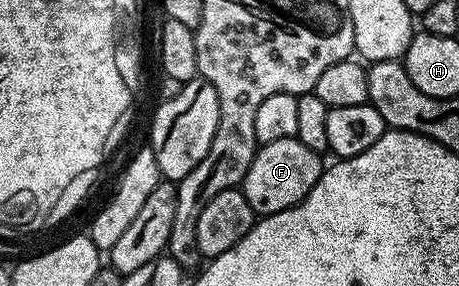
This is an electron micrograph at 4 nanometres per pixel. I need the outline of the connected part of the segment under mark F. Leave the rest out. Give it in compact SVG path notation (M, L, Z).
M298 138L273 140L262 143L256 149L253 160L249 164L249 172L245 172L241 189L245 200L249 200L249 208L257 216L266 216L285 212L285 208L293 208L319 182L325 169L320 151L305 148Z

